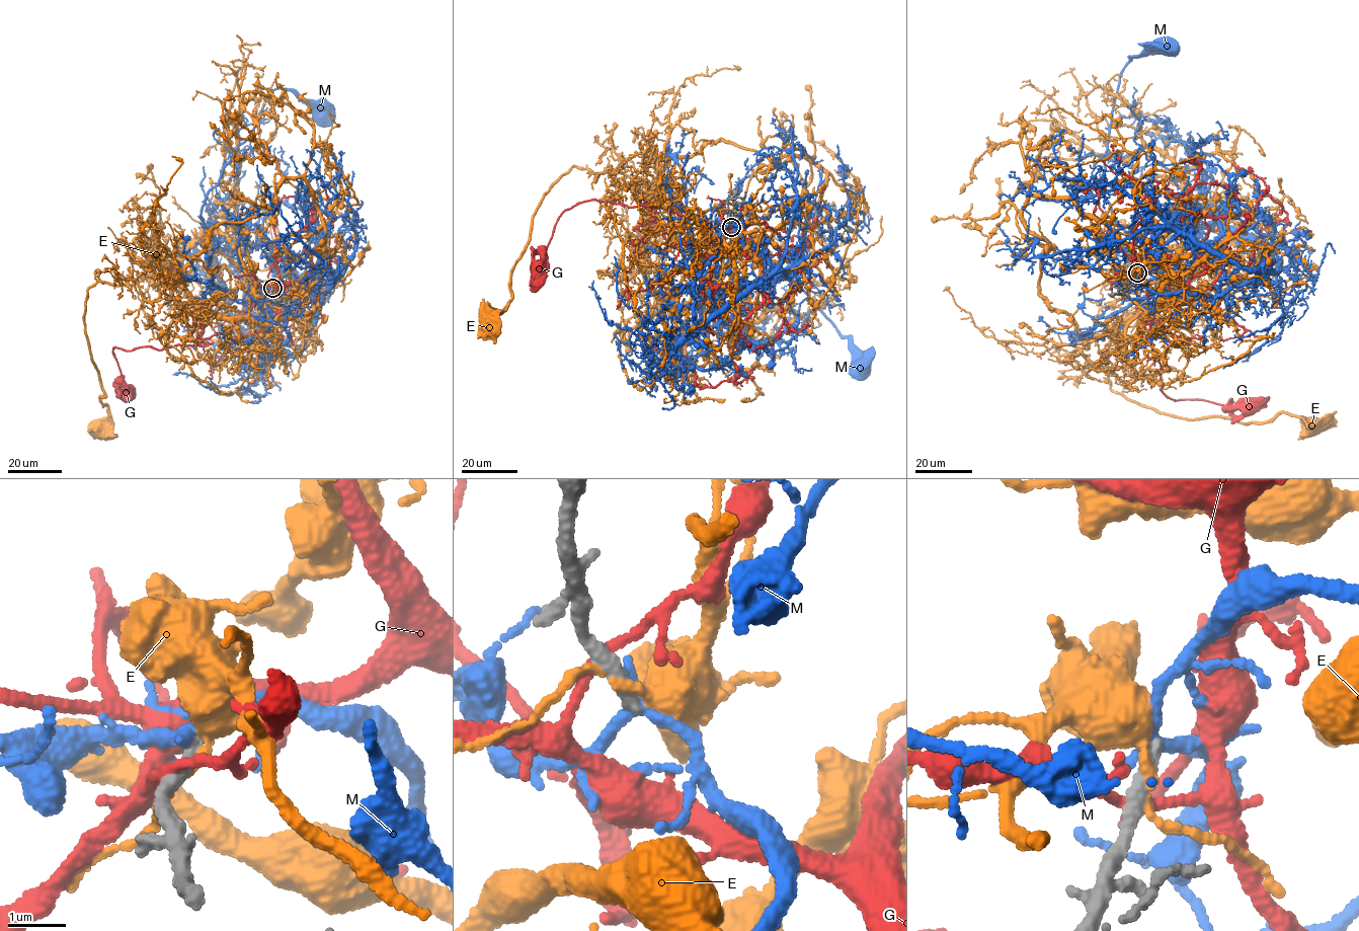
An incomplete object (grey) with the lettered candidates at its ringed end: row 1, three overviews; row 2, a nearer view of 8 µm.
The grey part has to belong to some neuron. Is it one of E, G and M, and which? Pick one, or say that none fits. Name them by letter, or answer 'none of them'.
none of them

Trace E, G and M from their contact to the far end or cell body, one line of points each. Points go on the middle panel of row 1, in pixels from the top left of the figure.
E: (730, 226), (738, 217), (711, 235), (660, 182), (574, 165), (533, 215), (511, 301), (487, 317)
G: (729, 224), (717, 229), (662, 207), (630, 208), (591, 200), (562, 212), (538, 267)
M: (731, 226), (764, 277), (719, 311), (702, 301), (694, 327), (709, 252), (749, 247), (862, 370)

